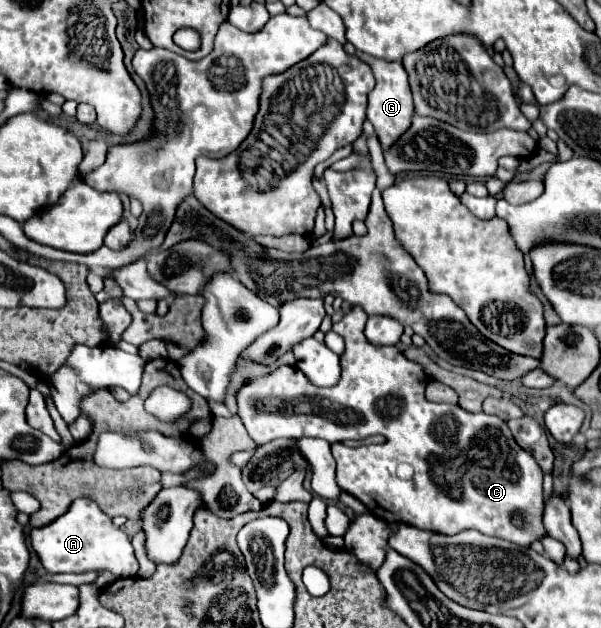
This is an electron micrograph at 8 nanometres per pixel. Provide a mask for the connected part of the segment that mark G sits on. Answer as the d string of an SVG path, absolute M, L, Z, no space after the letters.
M357 51L356 55L372 67L372 73L376 79L376 85L368 95L368 121L374 125L374 131L378 133L382 149L386 149L410 127L410 121L412 121L414 105L412 105L408 75L402 61L382 61L361 51Z

